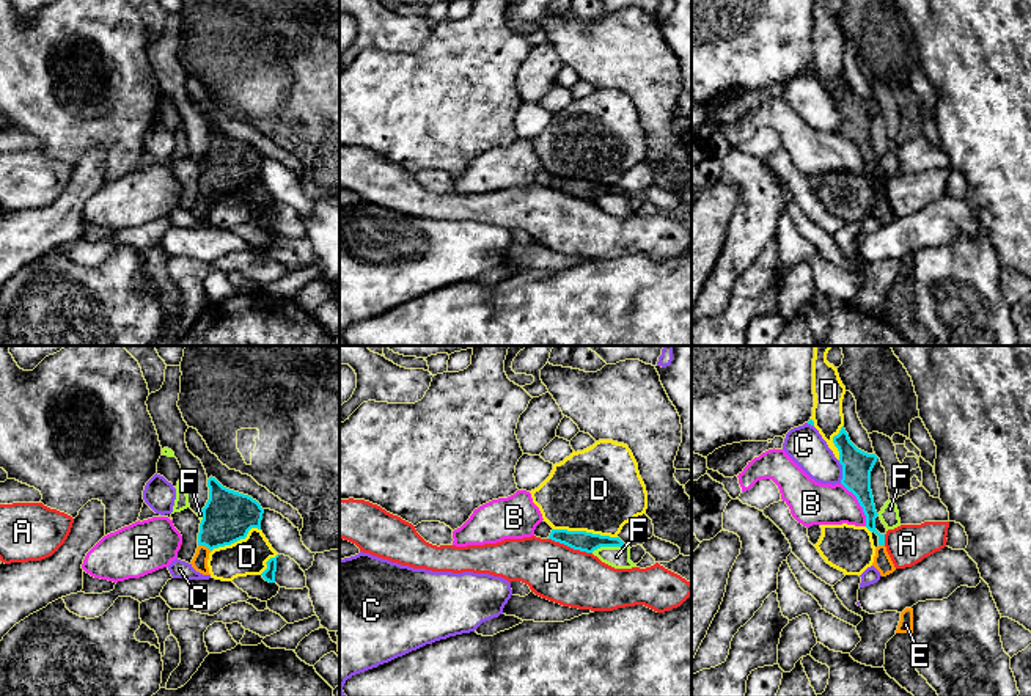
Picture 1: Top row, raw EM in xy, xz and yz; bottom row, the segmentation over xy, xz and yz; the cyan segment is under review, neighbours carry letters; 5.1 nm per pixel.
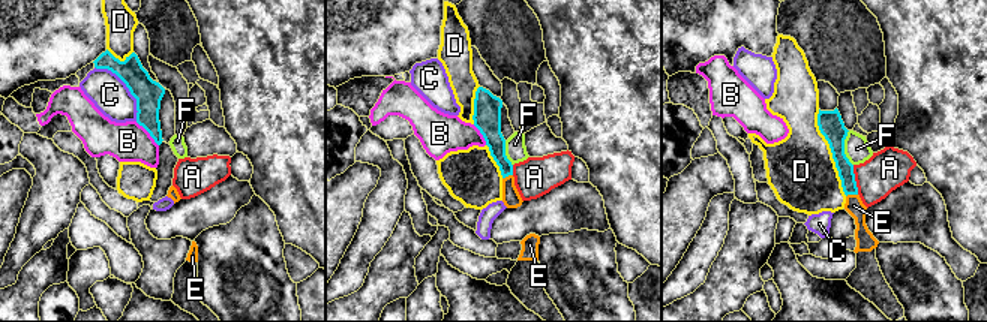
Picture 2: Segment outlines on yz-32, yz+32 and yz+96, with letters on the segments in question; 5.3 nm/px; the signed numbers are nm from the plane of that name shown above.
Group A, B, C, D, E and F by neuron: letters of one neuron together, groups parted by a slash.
A / B / C / D / E / F

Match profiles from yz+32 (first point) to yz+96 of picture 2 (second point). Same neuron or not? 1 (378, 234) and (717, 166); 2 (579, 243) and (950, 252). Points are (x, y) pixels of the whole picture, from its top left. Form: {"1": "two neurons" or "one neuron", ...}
{"1": "two neurons", "2": "two neurons"}

